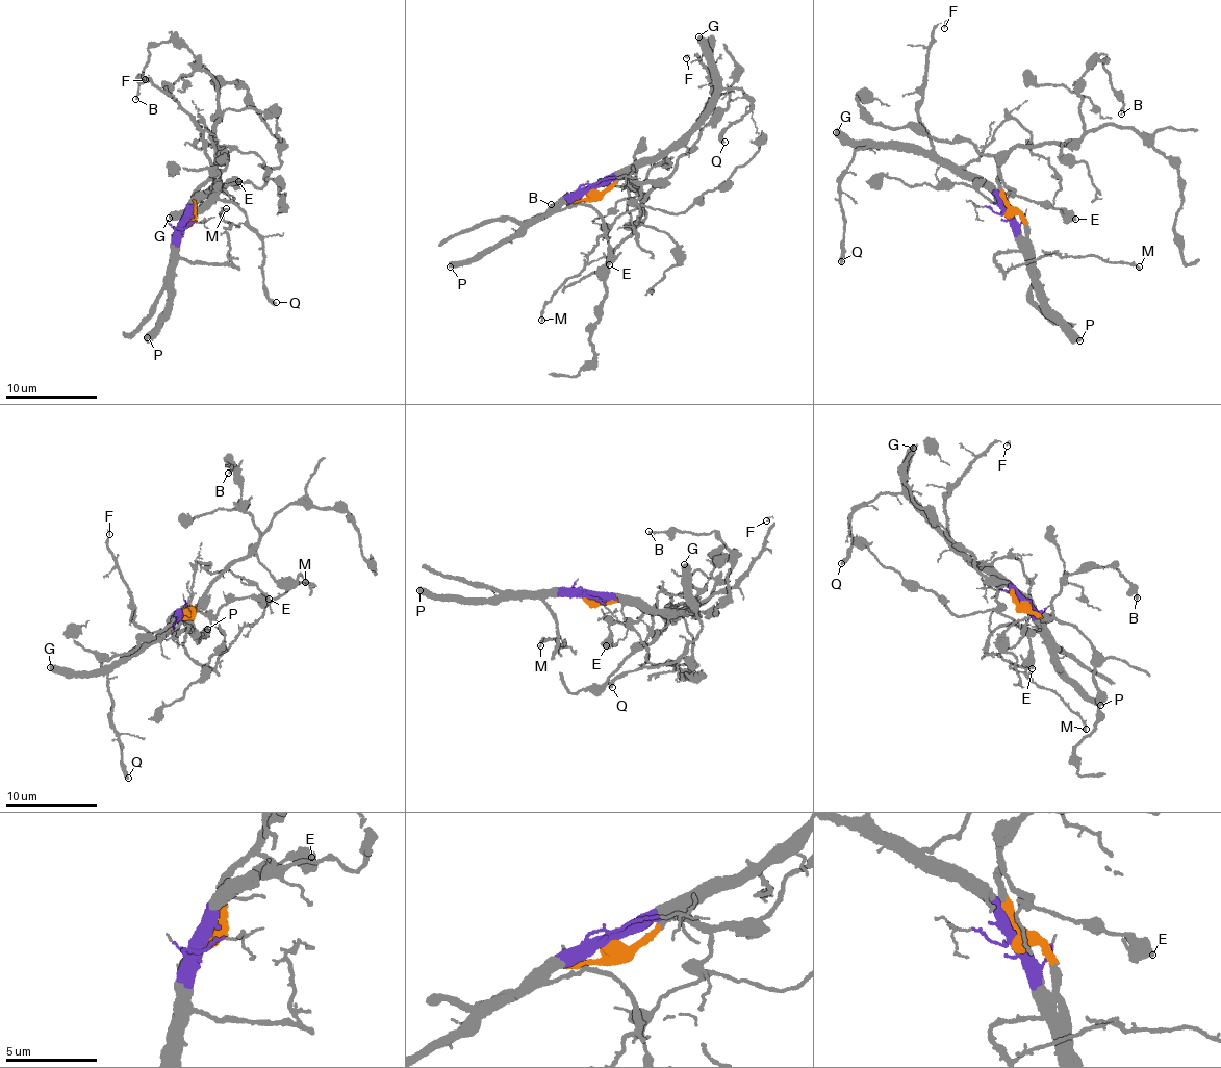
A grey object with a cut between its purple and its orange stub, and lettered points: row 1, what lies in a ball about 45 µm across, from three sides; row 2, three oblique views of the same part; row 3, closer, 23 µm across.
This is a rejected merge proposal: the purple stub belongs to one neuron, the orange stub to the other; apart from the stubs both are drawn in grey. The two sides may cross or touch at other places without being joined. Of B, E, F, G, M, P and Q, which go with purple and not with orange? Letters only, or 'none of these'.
F, G, M, P, Q

